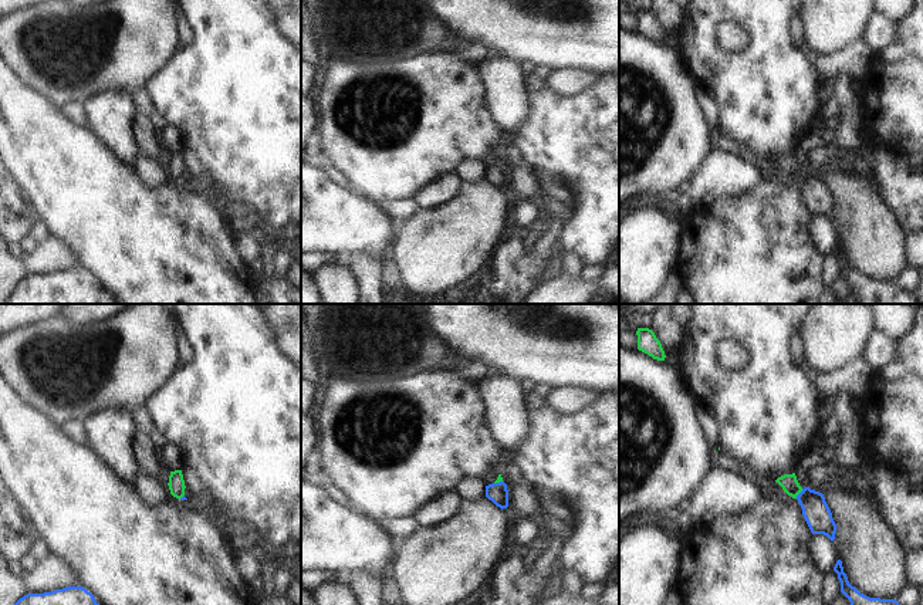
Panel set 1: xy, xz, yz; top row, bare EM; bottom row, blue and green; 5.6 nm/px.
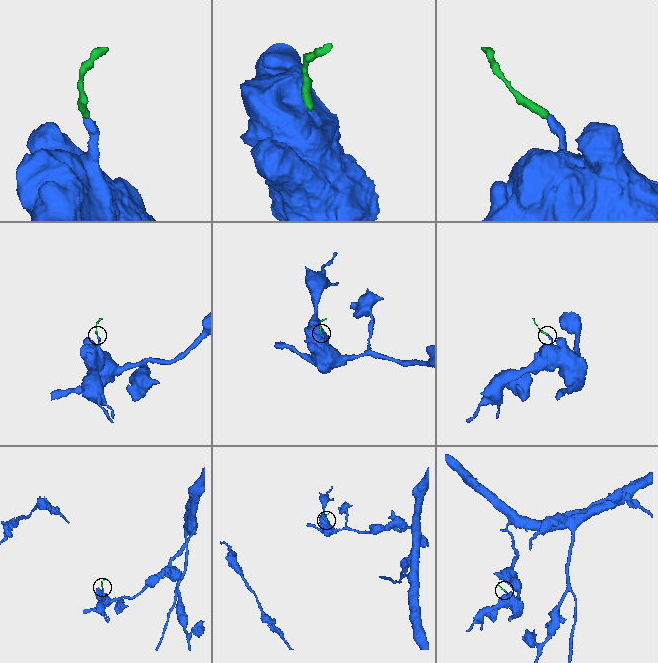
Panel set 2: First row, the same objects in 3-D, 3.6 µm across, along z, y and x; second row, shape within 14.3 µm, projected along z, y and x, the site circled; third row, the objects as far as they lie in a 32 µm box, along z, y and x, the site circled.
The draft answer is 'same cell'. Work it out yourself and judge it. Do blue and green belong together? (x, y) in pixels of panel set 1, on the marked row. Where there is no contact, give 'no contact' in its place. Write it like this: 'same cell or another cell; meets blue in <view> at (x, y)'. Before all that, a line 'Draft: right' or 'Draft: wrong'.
Draft: right
same cell; meets blue in yz at (800, 493)

